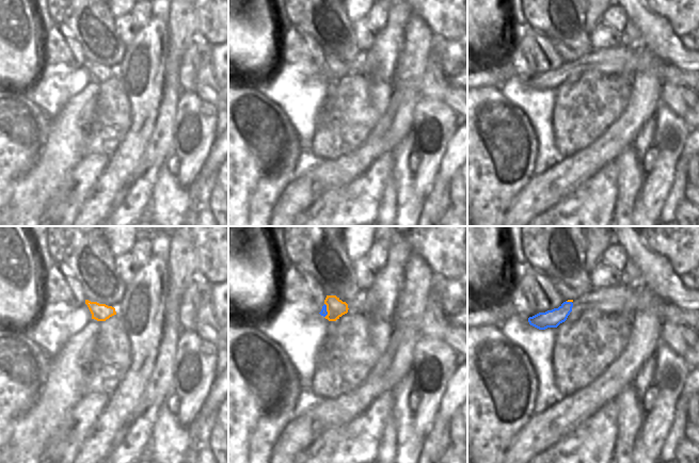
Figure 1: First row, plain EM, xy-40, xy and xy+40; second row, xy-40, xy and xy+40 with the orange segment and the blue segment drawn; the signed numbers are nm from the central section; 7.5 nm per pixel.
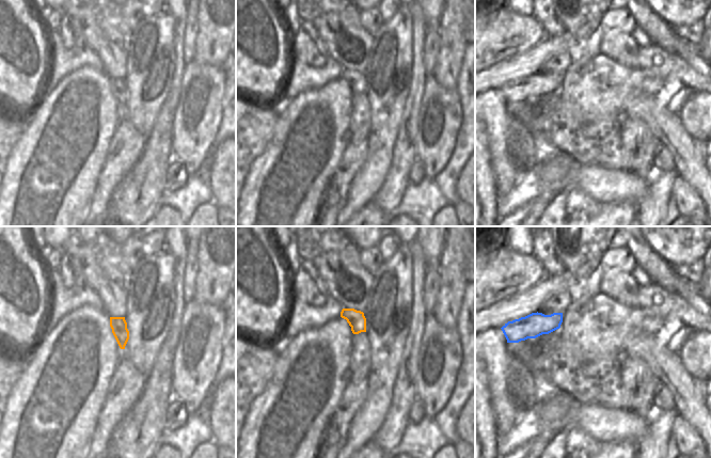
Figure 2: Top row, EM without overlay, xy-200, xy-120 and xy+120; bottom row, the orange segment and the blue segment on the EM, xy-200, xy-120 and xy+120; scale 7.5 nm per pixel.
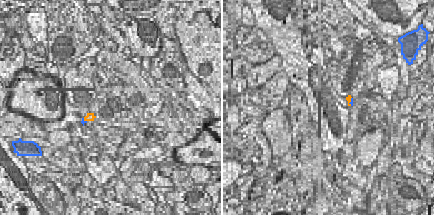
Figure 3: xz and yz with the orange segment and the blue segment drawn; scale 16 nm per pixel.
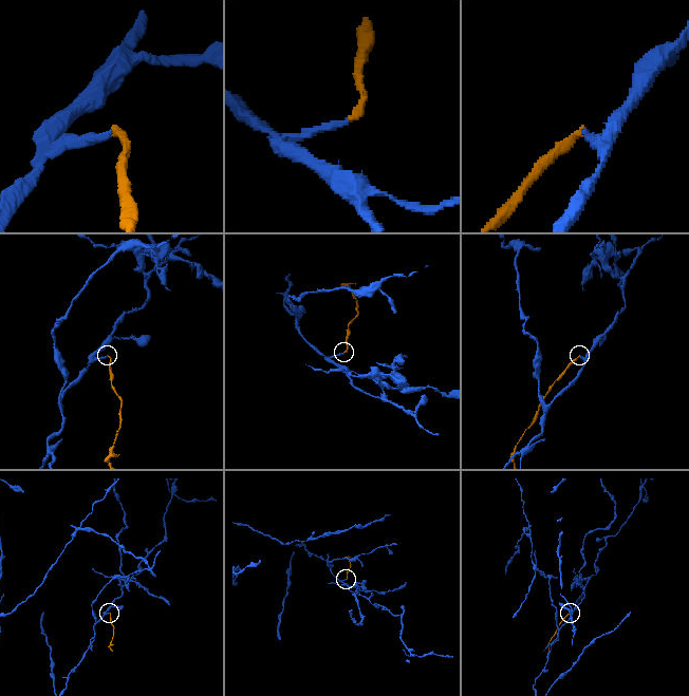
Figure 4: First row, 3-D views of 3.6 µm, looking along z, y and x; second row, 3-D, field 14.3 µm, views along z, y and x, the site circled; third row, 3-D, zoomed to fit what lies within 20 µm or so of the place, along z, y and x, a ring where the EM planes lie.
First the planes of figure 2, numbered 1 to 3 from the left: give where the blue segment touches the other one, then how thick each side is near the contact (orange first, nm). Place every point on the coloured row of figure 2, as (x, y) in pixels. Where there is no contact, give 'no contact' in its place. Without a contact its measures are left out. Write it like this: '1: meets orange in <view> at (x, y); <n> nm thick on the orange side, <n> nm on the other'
1: no contact
2: no contact
3: no contact

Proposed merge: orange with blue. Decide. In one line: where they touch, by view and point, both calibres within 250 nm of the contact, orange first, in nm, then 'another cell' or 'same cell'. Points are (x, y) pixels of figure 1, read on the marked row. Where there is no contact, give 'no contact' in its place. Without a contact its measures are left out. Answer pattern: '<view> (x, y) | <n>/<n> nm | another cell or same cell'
xy (327, 310) | 140/50 nm | another cell

